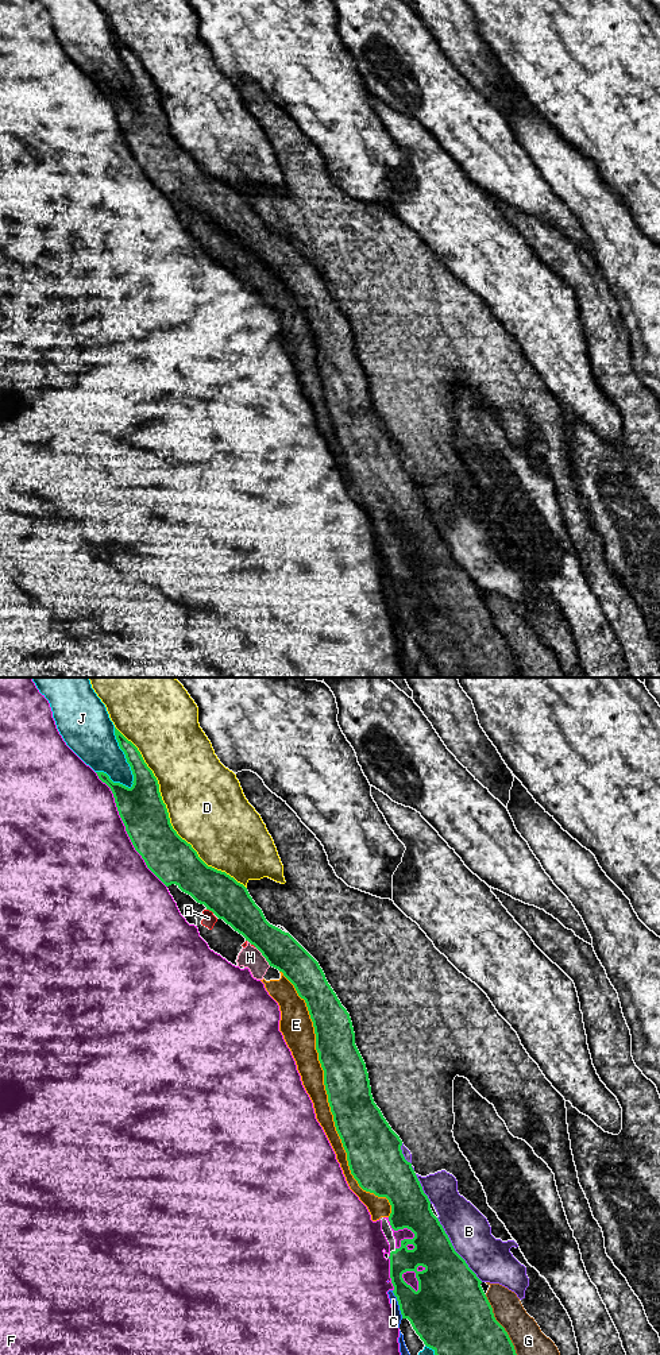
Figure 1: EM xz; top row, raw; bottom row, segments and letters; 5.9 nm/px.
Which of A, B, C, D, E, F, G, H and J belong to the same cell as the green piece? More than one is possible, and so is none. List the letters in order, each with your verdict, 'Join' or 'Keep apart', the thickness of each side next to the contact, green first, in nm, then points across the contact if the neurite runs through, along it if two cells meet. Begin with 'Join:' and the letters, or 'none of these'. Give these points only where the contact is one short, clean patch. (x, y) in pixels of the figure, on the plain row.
Join: none of these
A: Keep apart. Thickness 240 nm (green) against 80 nm
B: Keep apart. Thickness 380 nm (green) against 260 nm
C: Keep apart. Thickness 360 nm (green) against 50 nm. Boundary: xz (392, 599), (402, 626)
D: Keep apart. Thickness 280 nm (green) against 460 nm
E: Keep apart. Thickness 280 nm (green) against 140 nm
F: Keep apart. Thickness 280 nm (green) against 500 nm
G: Keep apart. Thickness 460 nm (green) against 240 nm
H: Keep apart. Thickness 220 nm (green) against 130 nm. Boundary: xz (255, 255), (270, 274)
J: Keep apart. Thickness 180 nm (green) against 280 nm

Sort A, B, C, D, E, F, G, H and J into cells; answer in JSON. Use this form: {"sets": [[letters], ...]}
{"sets": [["A", "C", "E", "H"], ["B"], ["D"], ["F"], ["G"], ["J"]]}

